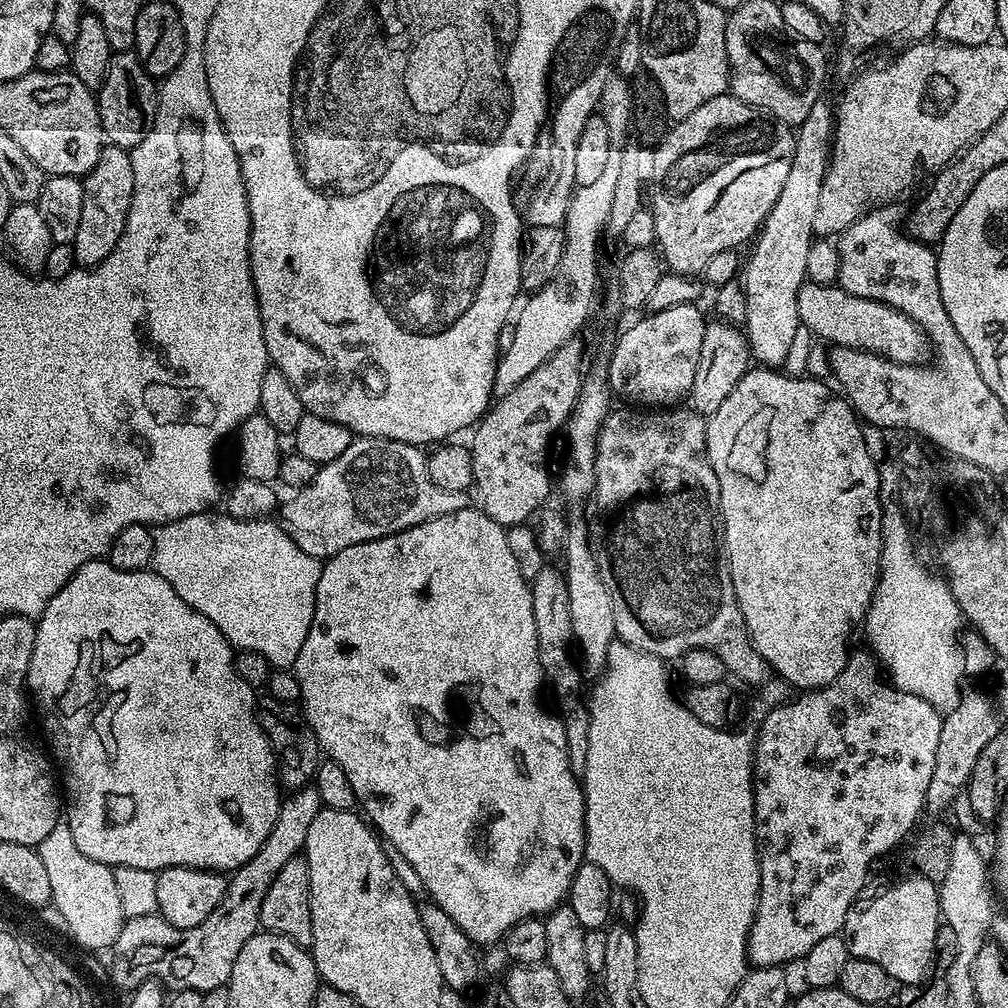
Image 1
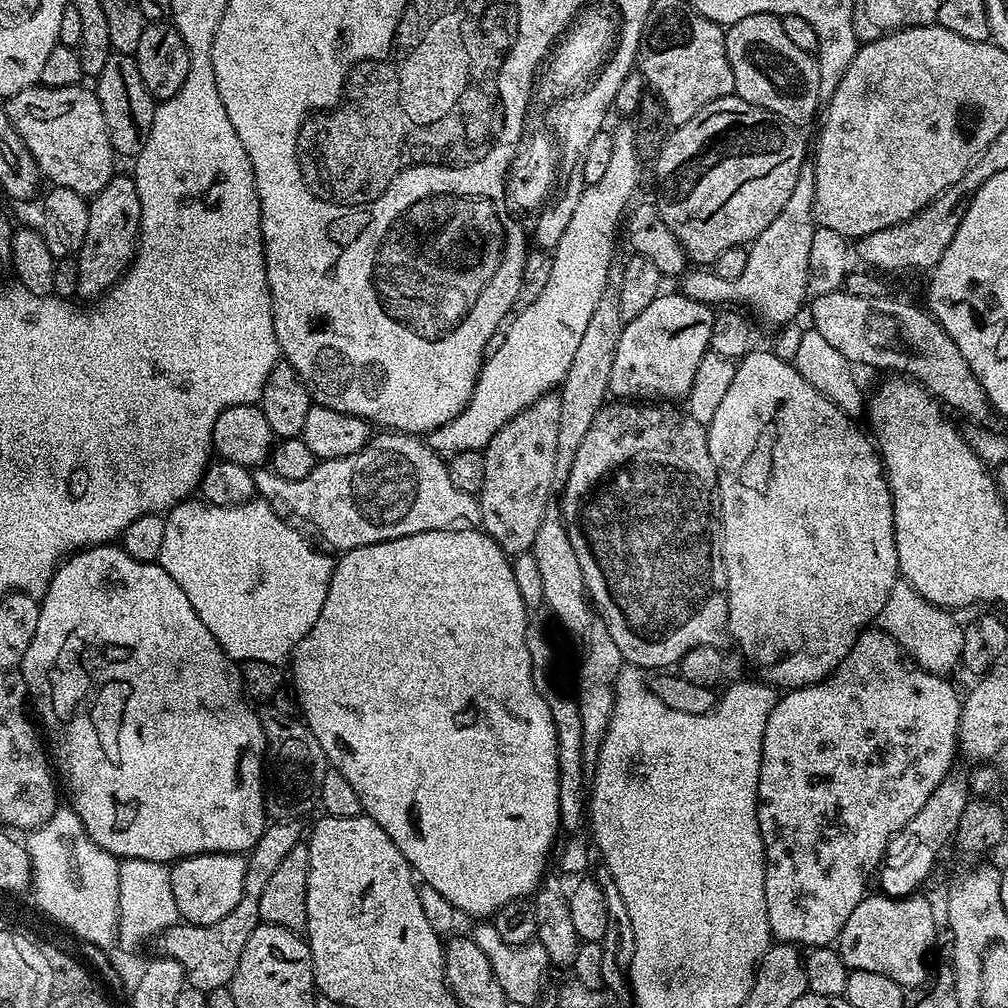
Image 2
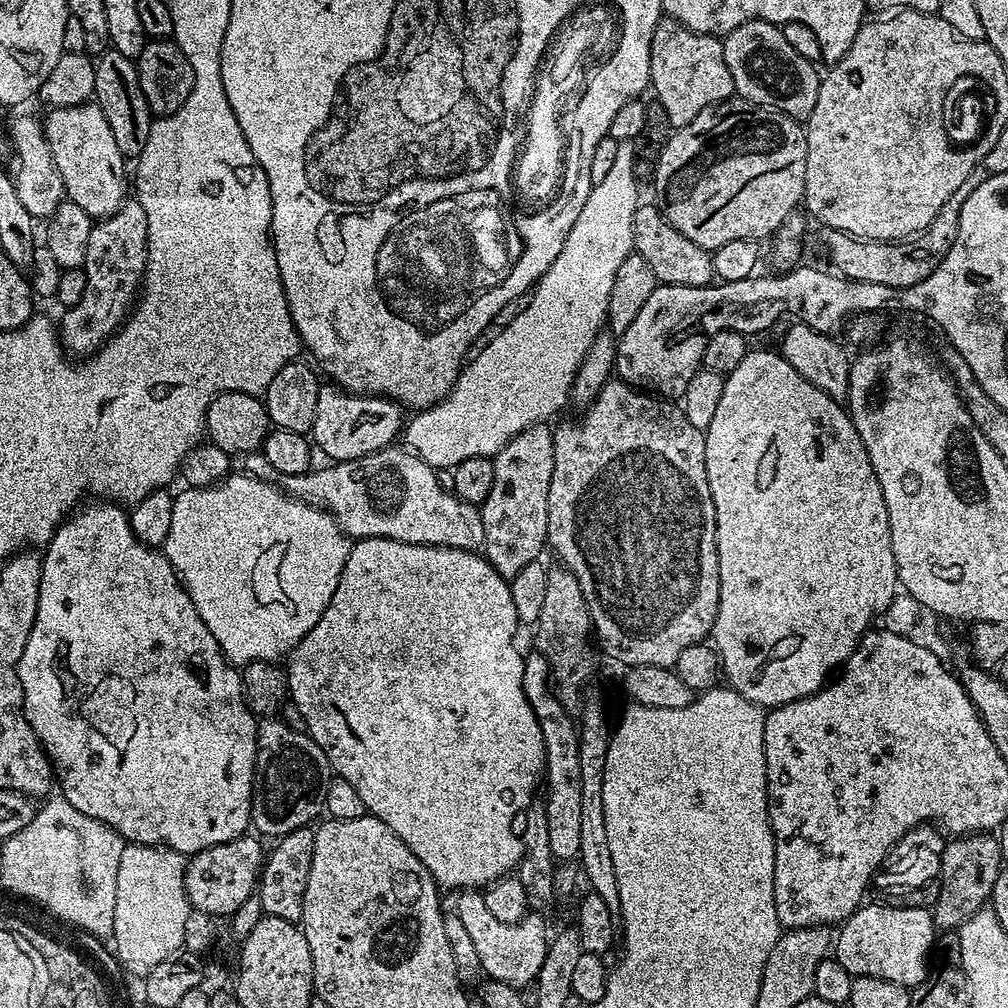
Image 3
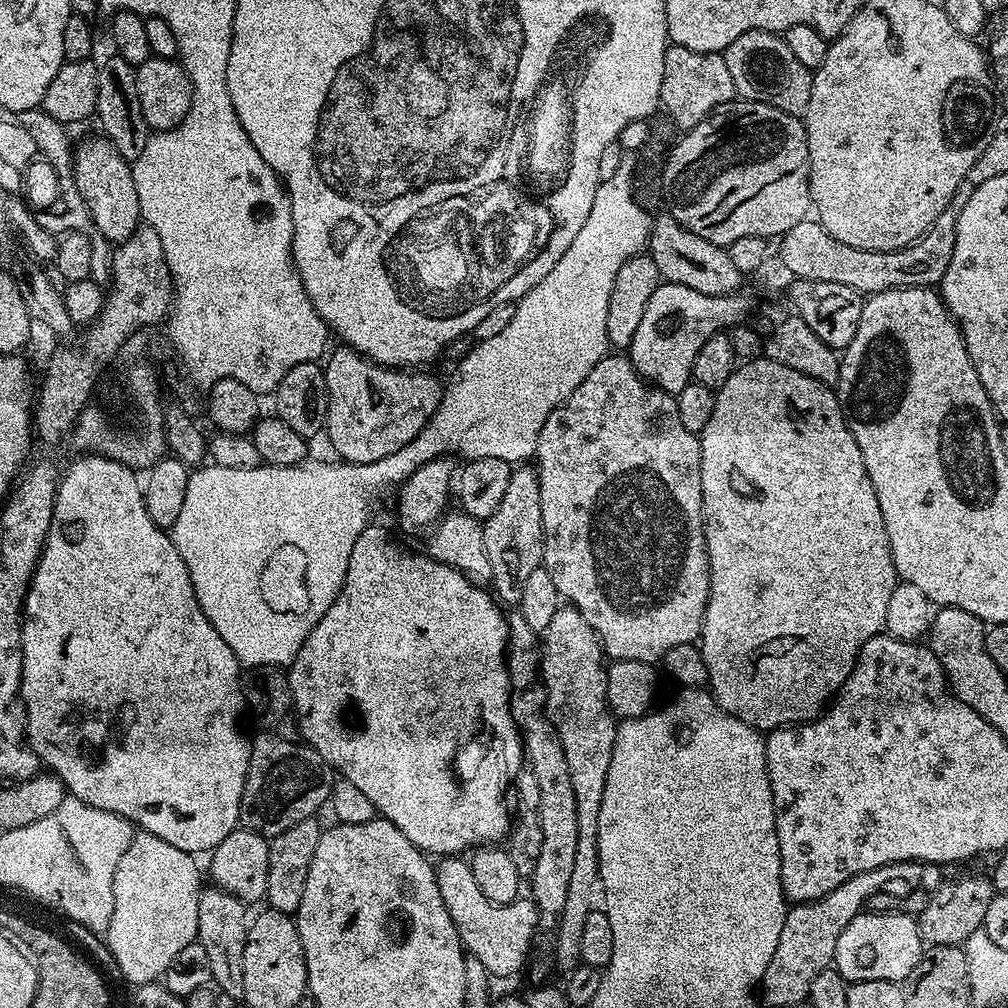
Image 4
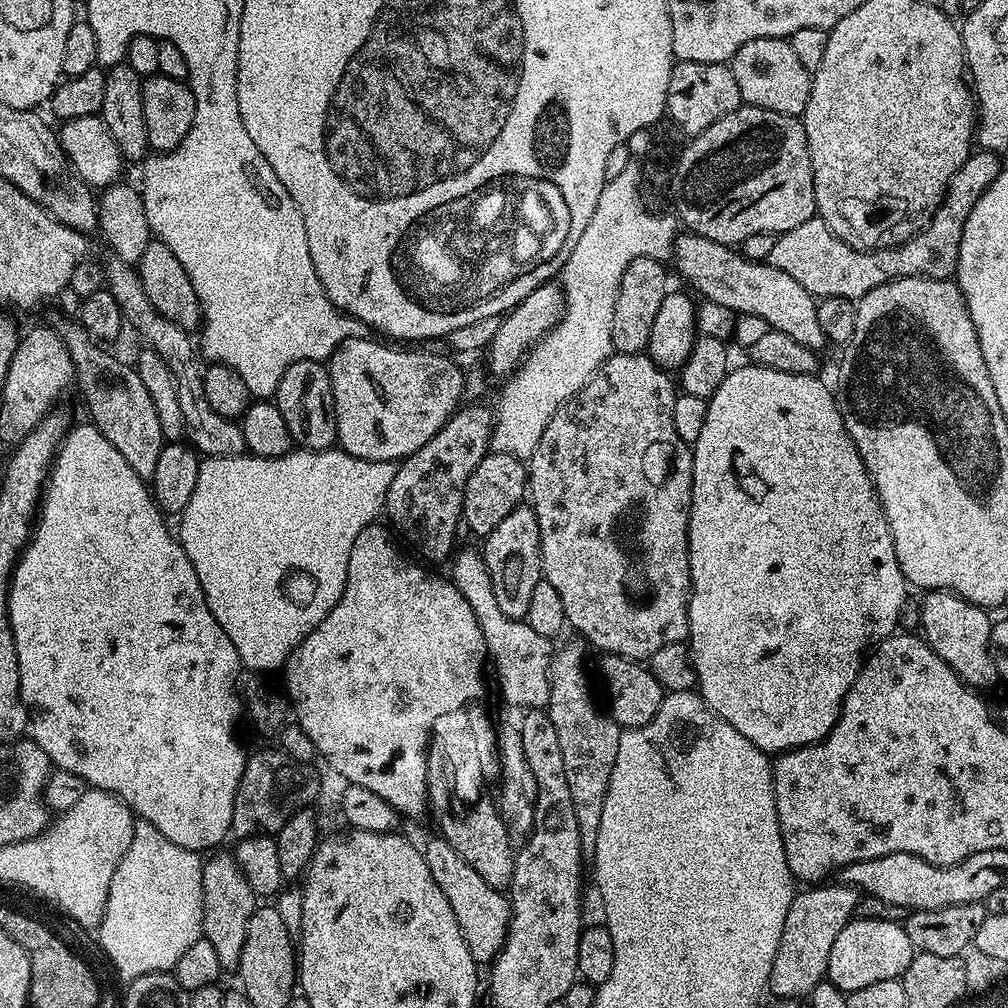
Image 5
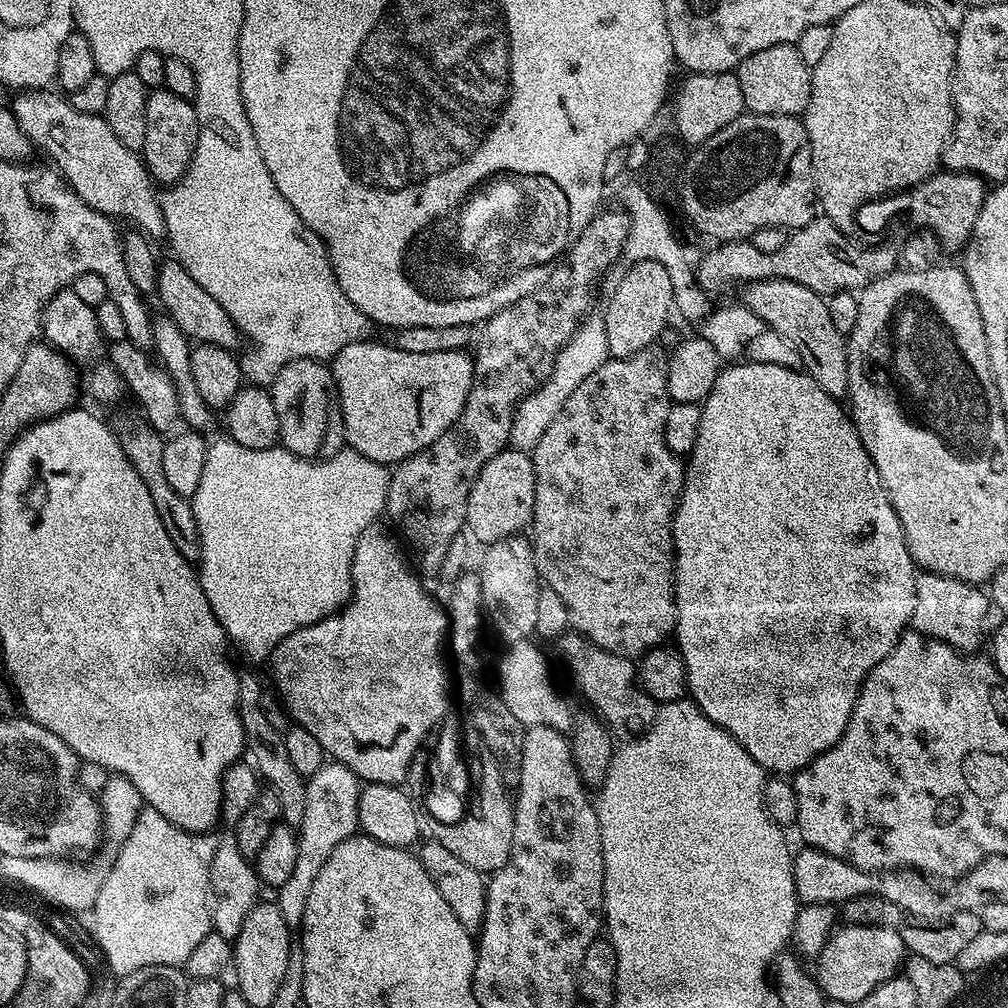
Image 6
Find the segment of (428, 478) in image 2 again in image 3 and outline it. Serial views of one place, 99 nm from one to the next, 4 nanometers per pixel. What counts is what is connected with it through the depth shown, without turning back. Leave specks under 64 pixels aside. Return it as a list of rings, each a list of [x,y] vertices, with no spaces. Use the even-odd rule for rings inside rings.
[[[389,446],[366,454],[357,460],[338,460],[329,463],[327,465],[329,468],[318,469],[319,467],[317,467],[315,470],[305,472],[302,476],[291,476],[274,470],[274,466],[270,466],[263,451],[247,452],[244,456],[235,457],[234,468],[237,473],[270,482],[278,488],[283,488],[288,495],[294,496],[298,500],[305,500],[307,504],[313,504],[316,508],[324,509],[340,523],[340,527],[352,538],[361,540],[390,538],[398,542],[433,544],[467,552],[483,549],[484,527],[479,507],[459,500],[455,492],[449,490],[445,485],[444,489],[440,485],[439,478],[436,477],[439,476],[437,469],[431,468],[425,460],[415,456],[407,447],[396,447]]]

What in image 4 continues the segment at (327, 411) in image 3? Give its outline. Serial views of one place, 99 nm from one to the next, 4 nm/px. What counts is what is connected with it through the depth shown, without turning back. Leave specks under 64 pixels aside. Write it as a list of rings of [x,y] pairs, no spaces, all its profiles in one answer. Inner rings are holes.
[[[333,347],[322,364],[328,391],[326,437],[341,461],[378,462],[378,458],[402,450],[420,433],[438,410],[445,385],[428,370],[385,368],[353,348],[339,347]]]

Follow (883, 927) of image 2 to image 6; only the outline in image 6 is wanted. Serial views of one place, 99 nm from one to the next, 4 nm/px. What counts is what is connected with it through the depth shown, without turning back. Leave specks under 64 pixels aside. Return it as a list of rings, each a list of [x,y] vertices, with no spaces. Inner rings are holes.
[[[844,926],[832,932],[824,949],[815,957],[814,979],[828,1000],[846,1002],[854,1006],[859,1000],[866,998],[870,990],[882,986],[882,982],[897,975],[901,971],[905,956],[904,943],[895,928]]]

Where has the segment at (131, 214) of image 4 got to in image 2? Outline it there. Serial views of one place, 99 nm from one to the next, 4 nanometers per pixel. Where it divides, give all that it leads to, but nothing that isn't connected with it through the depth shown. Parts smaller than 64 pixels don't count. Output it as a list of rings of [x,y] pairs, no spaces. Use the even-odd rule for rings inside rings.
[[[79,83],[57,88],[43,86],[27,88],[7,97],[6,107],[10,122],[14,122],[14,130],[22,134],[22,142],[26,142],[34,162],[40,168],[41,177],[49,185],[74,190],[74,194],[91,198],[98,194],[98,190],[102,190],[102,186],[106,186],[106,182],[112,180],[117,171],[118,157],[112,150],[110,134],[106,130],[106,118],[102,114],[102,106],[98,102],[95,91],[91,87],[84,87],[83,83]]]

